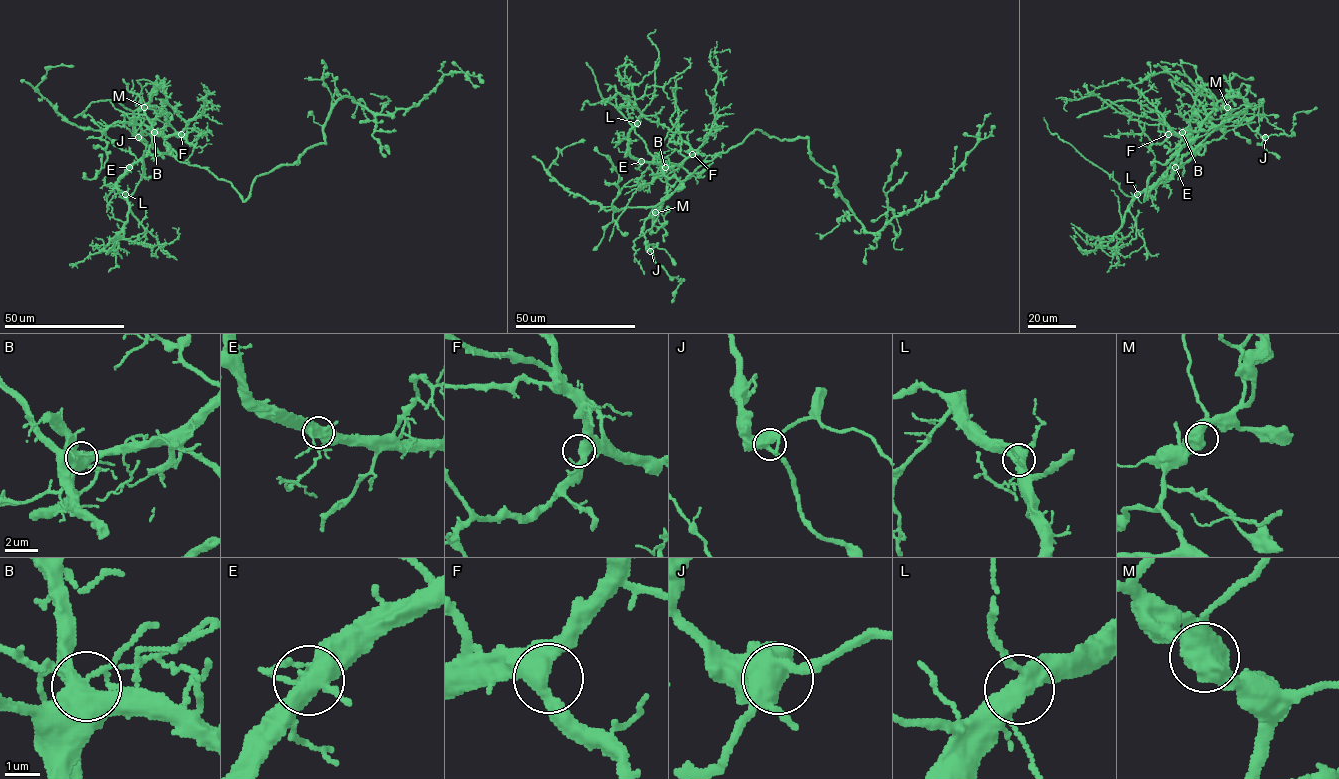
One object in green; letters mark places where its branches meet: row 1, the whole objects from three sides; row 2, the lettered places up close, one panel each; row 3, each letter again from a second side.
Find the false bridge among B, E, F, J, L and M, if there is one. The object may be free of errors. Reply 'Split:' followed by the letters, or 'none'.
Split: none

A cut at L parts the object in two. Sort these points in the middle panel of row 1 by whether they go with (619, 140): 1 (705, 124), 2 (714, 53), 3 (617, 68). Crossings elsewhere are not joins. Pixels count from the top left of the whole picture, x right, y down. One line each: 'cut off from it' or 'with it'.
1: with it
2: with it
3: cut off from it

